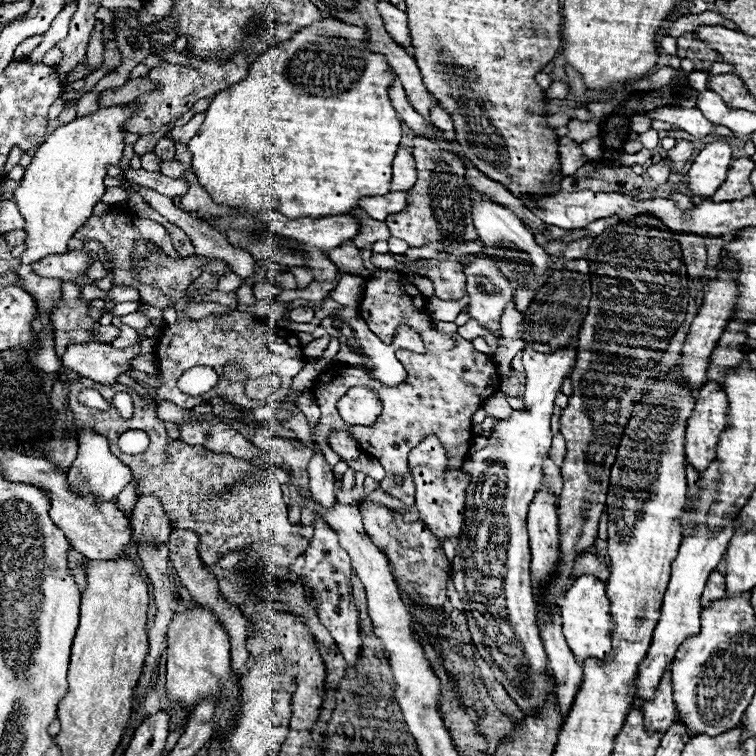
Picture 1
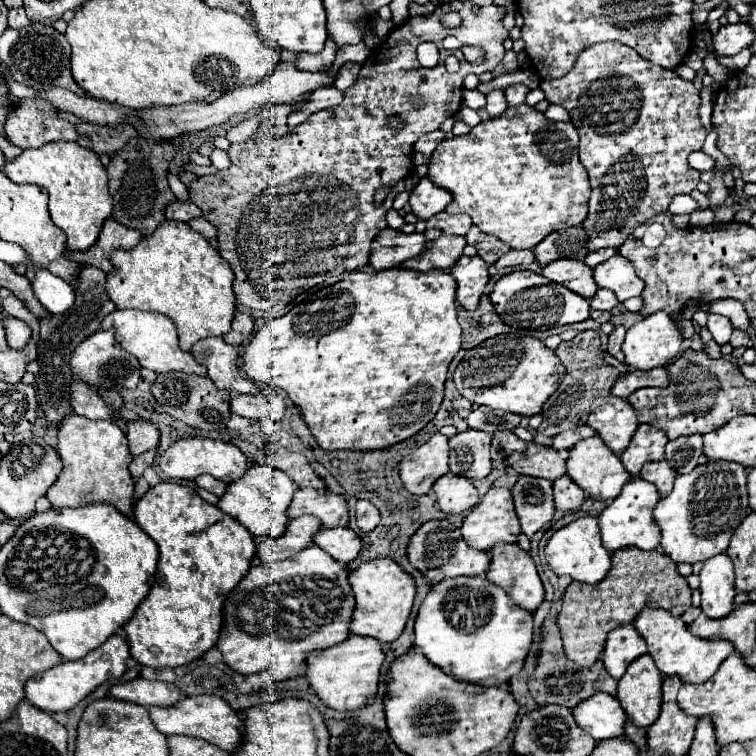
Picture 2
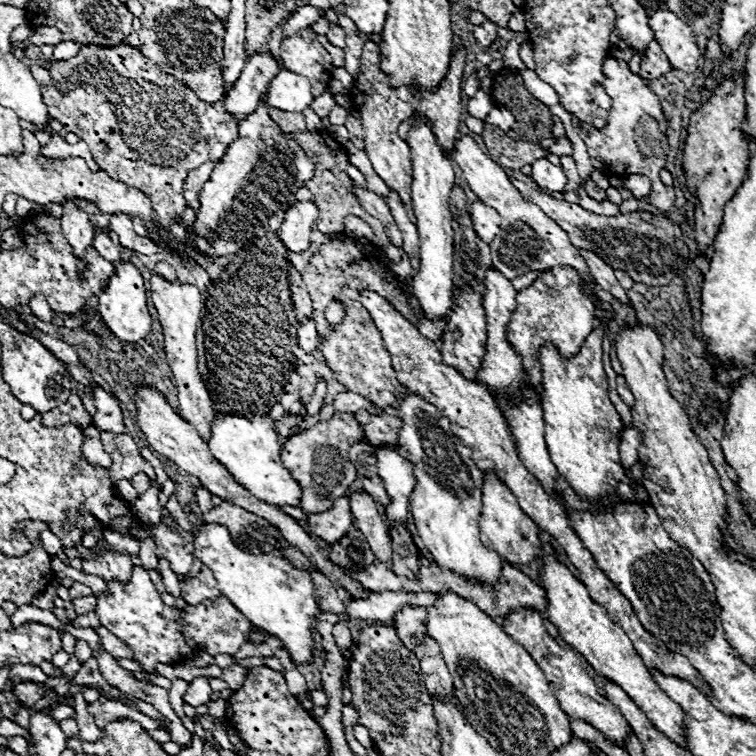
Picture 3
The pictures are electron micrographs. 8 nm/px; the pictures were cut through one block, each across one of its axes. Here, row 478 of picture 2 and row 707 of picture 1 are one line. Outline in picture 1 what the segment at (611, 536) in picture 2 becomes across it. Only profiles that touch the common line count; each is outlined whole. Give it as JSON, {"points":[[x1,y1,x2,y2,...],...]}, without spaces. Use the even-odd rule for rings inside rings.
{"points":[[714,460,706,468,706,472,700,474,702,488,700,488,700,498,696,500,696,510,694,512,684,510,684,514,680,518,680,524,684,526,684,538,682,538,678,556,672,562,672,576,670,576,668,590,664,594,662,614,660,614,660,620,656,624,656,630,654,630,654,636,652,636,652,644,648,648,646,658,638,666,638,676,634,680,634,688,636,690,632,692,632,708,640,710,646,700,654,698,654,690,658,688,658,682,662,680,664,672,672,664,674,654,680,648,680,644,684,640,688,640,690,636,696,636,700,632,700,612,702,612,700,596,702,596,702,588,704,588,710,572,714,572,716,564,722,560,722,556,726,552,726,544,730,542,730,536,734,534,734,524,730,528,720,530,720,532,710,532,706,528,706,514,708,514,710,504,716,498,716,480,718,480,718,462],[690,520,698,522,696,532,692,536,688,534,688,530,692,530,692,526,694,526]]}

